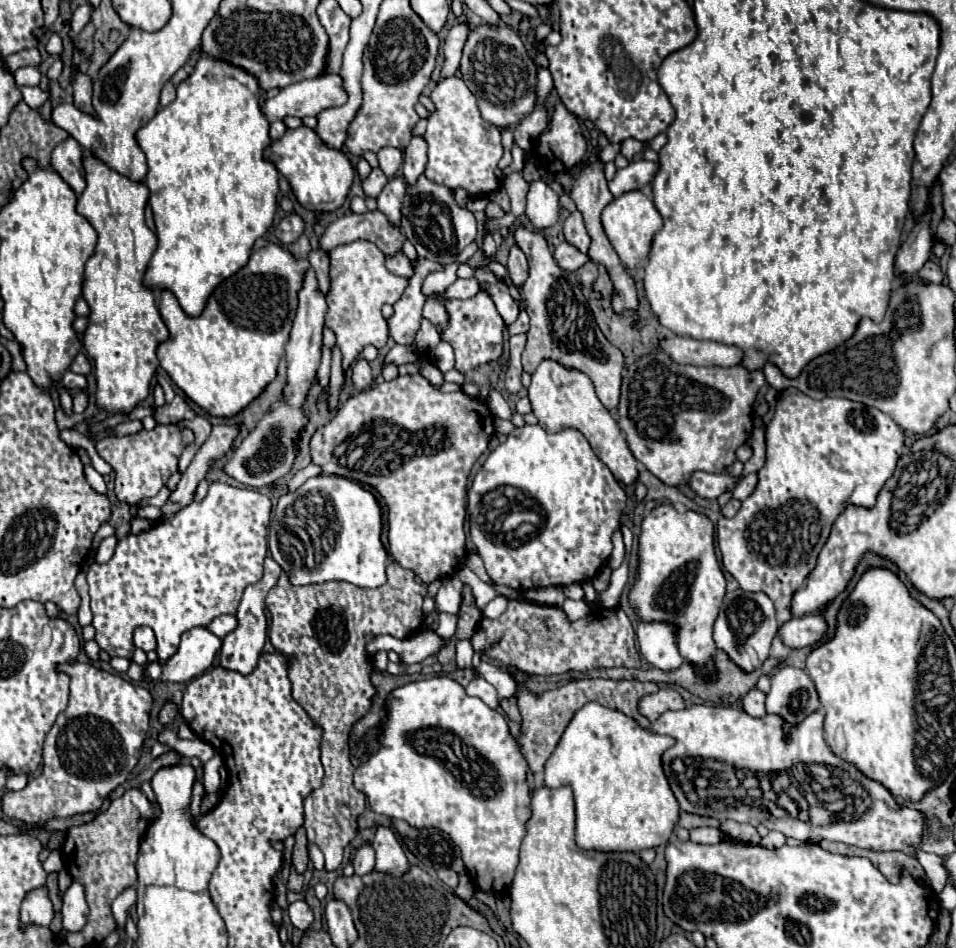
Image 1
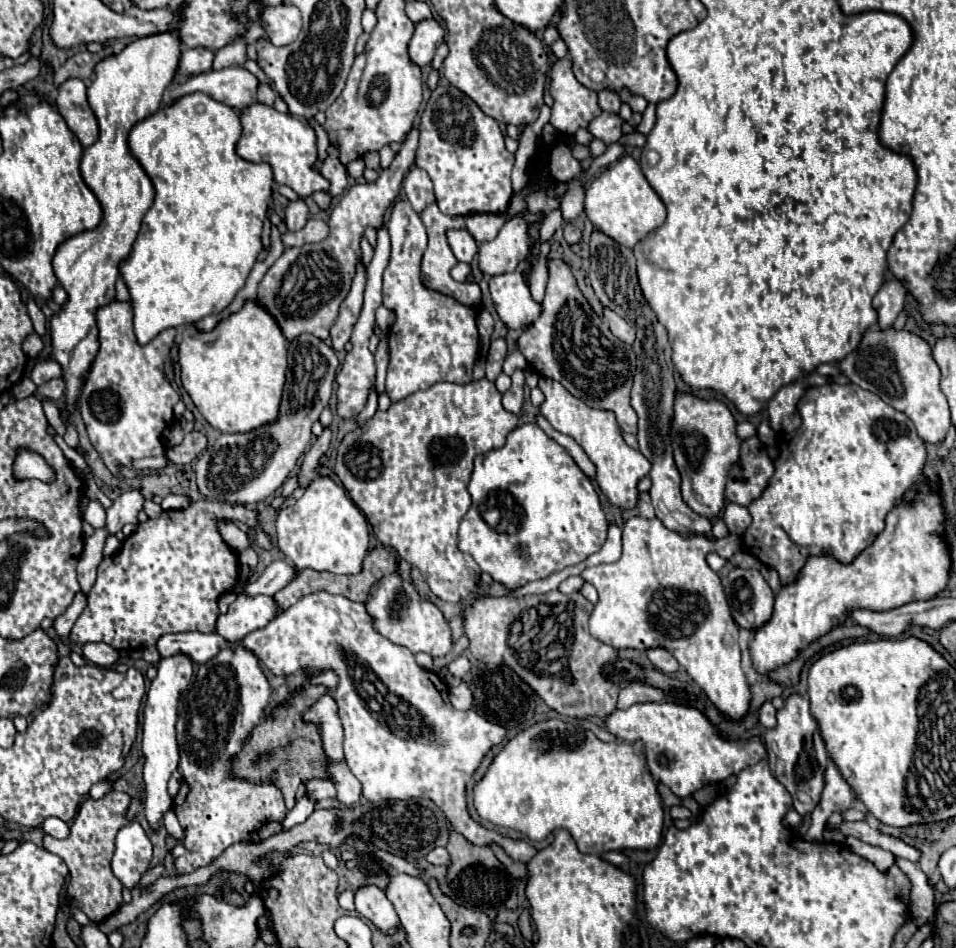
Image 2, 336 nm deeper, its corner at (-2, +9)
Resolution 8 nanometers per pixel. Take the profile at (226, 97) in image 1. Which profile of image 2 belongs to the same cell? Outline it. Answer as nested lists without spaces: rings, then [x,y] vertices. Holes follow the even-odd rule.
[[[205,93],[185,95],[179,101],[175,101],[173,105],[163,105],[157,113],[143,119],[141,123],[137,123],[129,133],[129,149],[133,153],[133,157],[141,163],[141,167],[147,171],[147,175],[149,175],[149,179],[153,181],[153,187],[155,187],[155,203],[143,219],[141,231],[137,235],[137,241],[133,243],[131,253],[119,263],[121,277],[123,277],[123,281],[129,289],[129,295],[131,295],[131,305],[133,305],[133,313],[135,313],[135,335],[137,335],[139,345],[147,345],[151,339],[155,339],[165,329],[193,325],[207,315],[223,311],[233,301],[237,291],[245,285],[247,275],[253,269],[259,251],[263,249],[261,247],[261,229],[263,229],[263,221],[265,221],[265,215],[267,215],[269,201],[271,201],[273,171],[267,163],[249,163],[249,161],[245,161],[237,155],[235,145],[237,145],[239,135],[241,135],[239,113],[231,107],[225,107],[223,103],[217,103],[215,99],[209,99],[209,95],[205,95]]]

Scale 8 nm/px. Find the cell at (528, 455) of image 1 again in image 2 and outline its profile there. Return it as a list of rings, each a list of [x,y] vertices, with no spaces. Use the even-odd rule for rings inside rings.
[[[521,425],[509,433],[505,447],[479,455],[475,459],[475,469],[467,489],[473,497],[473,503],[459,525],[457,545],[463,553],[477,561],[481,571],[489,573],[493,581],[505,585],[507,589],[523,587],[569,565],[581,563],[591,553],[597,553],[607,539],[607,519],[595,487],[577,467],[571,455],[551,437],[547,437],[539,425]],[[495,507],[503,509],[503,519],[497,527],[491,527],[483,519],[483,513]]]

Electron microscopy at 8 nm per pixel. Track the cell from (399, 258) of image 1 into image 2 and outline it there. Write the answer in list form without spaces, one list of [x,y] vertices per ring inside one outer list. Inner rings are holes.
[[[397,201],[387,223],[391,235],[391,259],[383,273],[383,305],[395,311],[395,323],[389,329],[389,367],[387,397],[397,403],[415,391],[435,383],[471,383],[471,371],[479,353],[477,313],[457,299],[427,289],[419,279],[419,265],[427,247],[427,233],[421,217],[407,201]]]

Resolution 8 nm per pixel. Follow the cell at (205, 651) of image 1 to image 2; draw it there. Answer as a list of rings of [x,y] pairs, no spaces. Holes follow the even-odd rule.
[[[243,593],[237,595],[225,615],[219,615],[215,631],[229,641],[237,641],[257,629],[263,629],[281,613],[281,605],[271,595],[249,597]]]

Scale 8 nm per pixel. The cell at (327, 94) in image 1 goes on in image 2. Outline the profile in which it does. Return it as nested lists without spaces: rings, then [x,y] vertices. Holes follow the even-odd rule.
[[[231,65],[221,71],[207,71],[189,77],[185,83],[171,89],[169,103],[175,103],[177,99],[199,91],[235,111],[241,111],[255,101],[257,87],[259,79],[255,75],[251,75],[247,69],[239,65]]]

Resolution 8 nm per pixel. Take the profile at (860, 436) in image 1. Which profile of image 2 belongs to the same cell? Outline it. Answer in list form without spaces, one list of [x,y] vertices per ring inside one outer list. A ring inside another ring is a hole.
[[[827,383],[809,387],[797,403],[803,419],[795,435],[779,445],[775,475],[759,499],[749,505],[753,517],[751,527],[743,535],[743,549],[761,563],[775,569],[783,585],[795,581],[805,561],[813,555],[829,555],[839,563],[851,563],[867,549],[885,527],[885,515],[899,503],[905,493],[921,485],[925,465],[925,443],[917,435],[911,419],[889,407],[881,397],[853,383]]]

